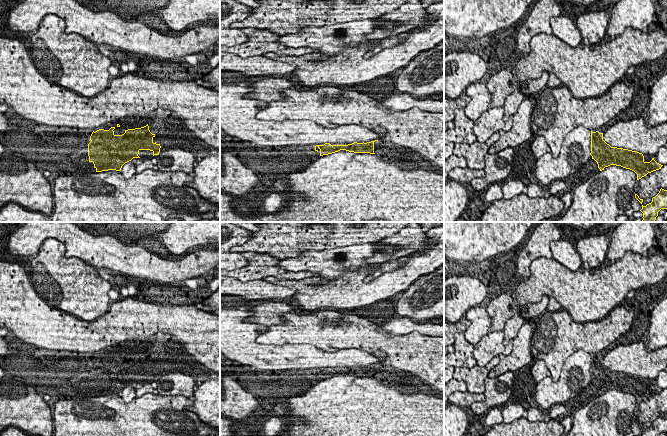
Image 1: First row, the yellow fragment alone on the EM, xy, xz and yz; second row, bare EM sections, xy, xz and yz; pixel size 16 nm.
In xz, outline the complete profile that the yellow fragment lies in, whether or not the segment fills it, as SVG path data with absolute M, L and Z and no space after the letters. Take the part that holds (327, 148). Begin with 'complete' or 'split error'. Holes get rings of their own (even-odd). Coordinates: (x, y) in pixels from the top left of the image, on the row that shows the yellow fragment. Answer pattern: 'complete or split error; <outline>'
complete; M354 142L348 145L331 145L330 143L325 143L324 145L316 145L320 149L320 156L332 154L340 150L346 150L354 153L374 153L374 142L367 143L357 143Z

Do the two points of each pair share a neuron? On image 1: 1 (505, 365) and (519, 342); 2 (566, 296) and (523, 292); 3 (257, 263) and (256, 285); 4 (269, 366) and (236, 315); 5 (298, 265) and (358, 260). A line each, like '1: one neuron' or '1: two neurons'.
1: one neuron
2: one neuron
3: two neurons
4: one neuron
5: one neuron

